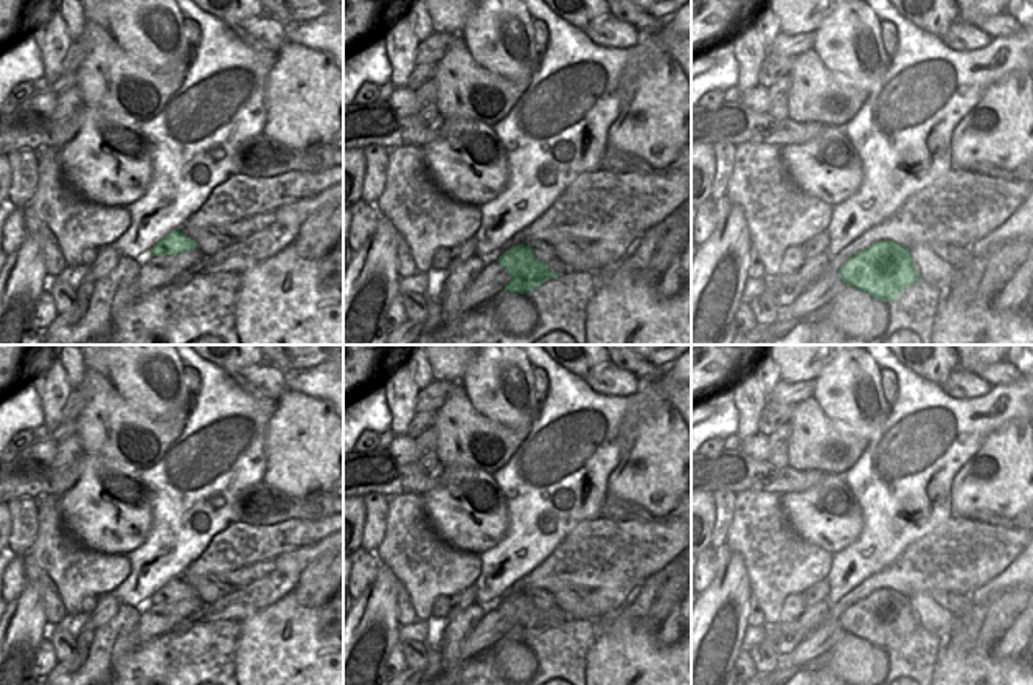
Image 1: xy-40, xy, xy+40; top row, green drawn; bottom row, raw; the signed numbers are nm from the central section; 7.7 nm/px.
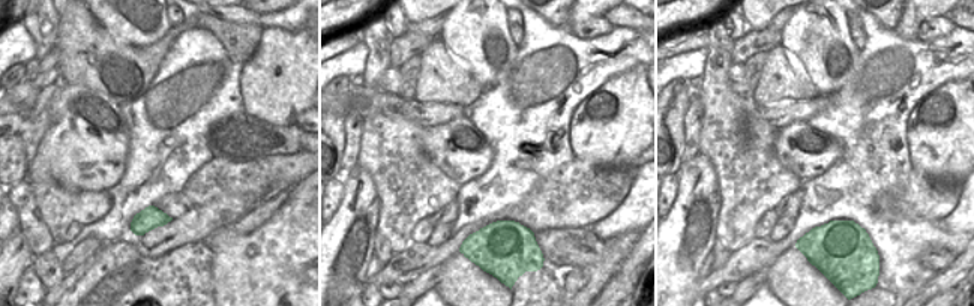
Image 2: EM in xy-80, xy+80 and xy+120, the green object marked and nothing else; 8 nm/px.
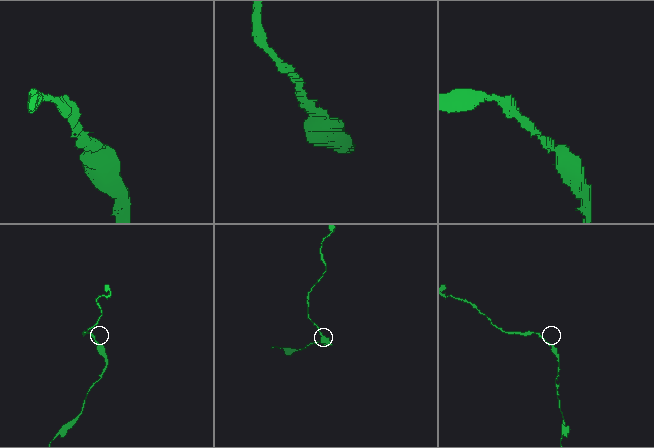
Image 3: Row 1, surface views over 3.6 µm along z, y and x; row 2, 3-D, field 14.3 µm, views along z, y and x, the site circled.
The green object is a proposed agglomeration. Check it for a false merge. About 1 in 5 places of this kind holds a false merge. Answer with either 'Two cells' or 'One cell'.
One cell

